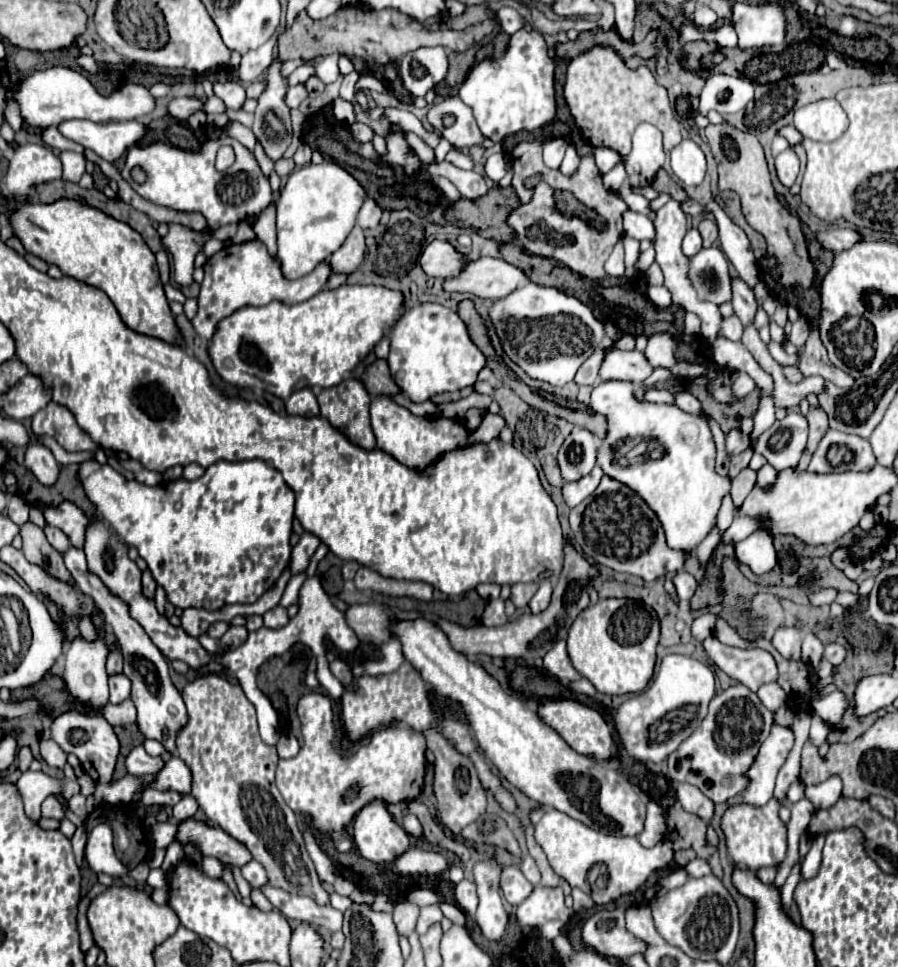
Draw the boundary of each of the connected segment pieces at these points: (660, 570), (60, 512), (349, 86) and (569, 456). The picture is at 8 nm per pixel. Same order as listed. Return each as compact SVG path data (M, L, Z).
M603 476L597 490L571 510L569 524L577 546L595 562L647 582L679 572L691 556L689 552L669 548L657 514L629 486L609 476Z
M61 502L59 506L49 506L43 510L43 514L45 514L45 522L49 526L63 530L73 546L77 548L83 546L83 534L89 518L73 502Z
M353 70L351 74L347 74L343 78L343 84L341 84L341 98L343 100L353 100L353 90L355 90L355 82L361 78L361 72L359 70Z
M573 428L559 450L559 468L565 482L589 474L597 462L597 438L585 428Z

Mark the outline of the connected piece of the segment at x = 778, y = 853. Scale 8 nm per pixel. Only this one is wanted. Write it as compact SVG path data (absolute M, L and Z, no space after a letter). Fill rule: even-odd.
M773 798L765 806L733 804L721 816L721 830L725 834L727 854L735 864L751 870L759 870L771 864L781 864L787 852L787 828L779 820L779 802Z

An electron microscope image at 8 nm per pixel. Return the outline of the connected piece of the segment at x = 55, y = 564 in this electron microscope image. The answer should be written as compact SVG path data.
M31 522L23 524L23 526L21 526L21 538L23 538L23 554L25 554L25 558L27 558L31 564L41 566L49 576L53 576L53 578L57 578L57 580L61 580L61 582L75 584L75 582L71 582L71 574L69 574L69 570L67 570L65 564L63 564L63 556L47 542L47 538L45 538L45 534L43 534L43 530L41 530L39 526L35 526L35 524L31 524Z

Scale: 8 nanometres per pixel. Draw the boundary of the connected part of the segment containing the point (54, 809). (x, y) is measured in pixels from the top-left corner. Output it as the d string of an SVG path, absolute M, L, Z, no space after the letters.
M47 796L45 798L45 802L43 802L43 816L45 818L57 818L57 820L65 818L63 806L61 806L61 802L55 796Z

